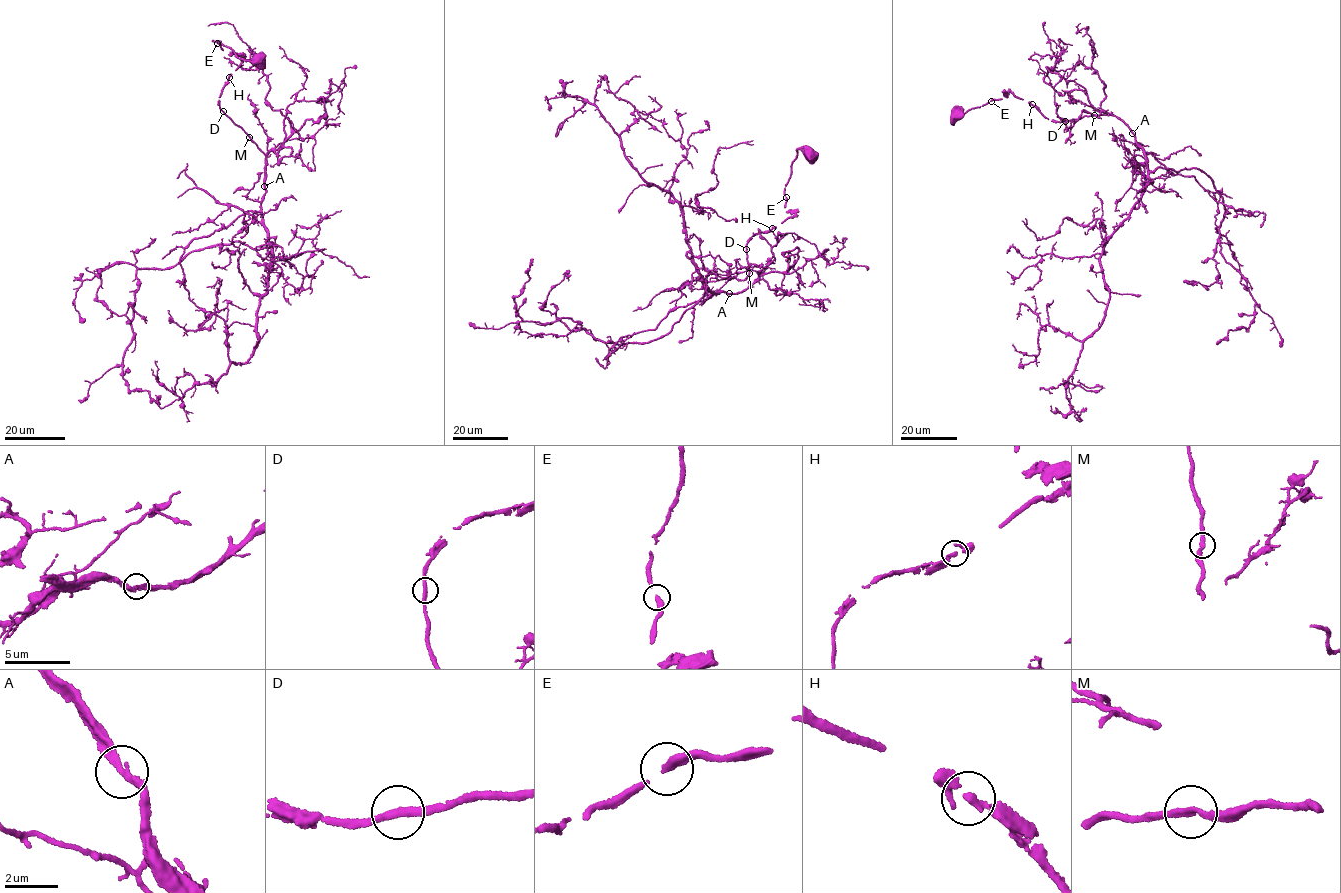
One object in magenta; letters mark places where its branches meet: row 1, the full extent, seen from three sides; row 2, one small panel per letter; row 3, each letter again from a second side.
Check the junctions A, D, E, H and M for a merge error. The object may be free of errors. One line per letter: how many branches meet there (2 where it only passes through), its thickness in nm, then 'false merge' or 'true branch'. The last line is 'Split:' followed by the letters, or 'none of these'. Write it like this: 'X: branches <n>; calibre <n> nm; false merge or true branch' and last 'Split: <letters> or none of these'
A: branches 2; calibre 260 nm; true branch
D: branches 2; calibre 240 nm; true branch
E: branches 2; calibre 280 nm; true branch
H: branches 2; calibre 240 nm; true branch
M: branches 2; calibre 240 nm; true branch
Split: none of these

